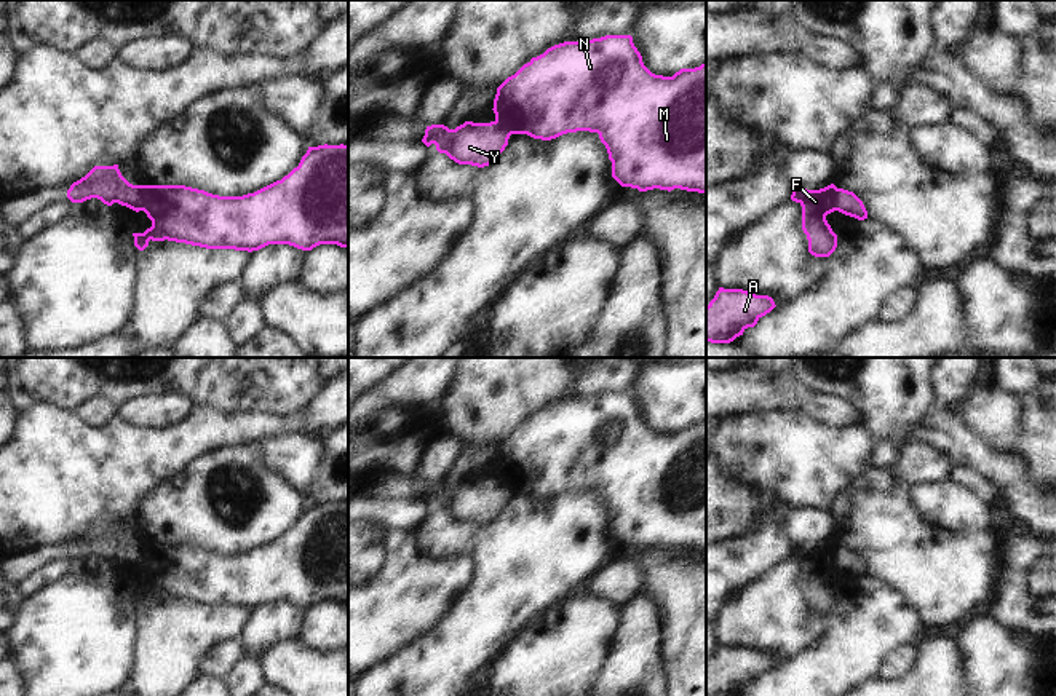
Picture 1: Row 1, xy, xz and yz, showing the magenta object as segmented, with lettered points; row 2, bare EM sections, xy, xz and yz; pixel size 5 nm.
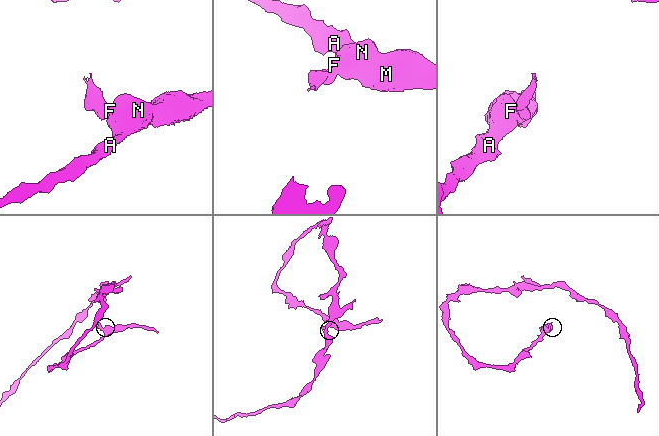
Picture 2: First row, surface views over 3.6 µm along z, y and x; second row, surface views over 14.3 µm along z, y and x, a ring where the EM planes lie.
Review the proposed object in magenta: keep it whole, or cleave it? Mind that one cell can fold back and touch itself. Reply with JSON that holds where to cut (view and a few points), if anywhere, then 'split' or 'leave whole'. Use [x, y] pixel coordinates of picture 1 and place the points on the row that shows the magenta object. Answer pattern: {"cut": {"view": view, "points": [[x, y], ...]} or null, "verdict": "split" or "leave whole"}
{"cut": {"view": "xy", "points": [[139, 185], [139, 193], [144, 200], [141, 209]]}, "verdict": "split"}

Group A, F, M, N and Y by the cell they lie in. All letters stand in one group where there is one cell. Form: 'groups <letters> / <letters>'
groups A F M N / Y

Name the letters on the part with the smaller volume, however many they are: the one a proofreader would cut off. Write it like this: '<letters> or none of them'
Y

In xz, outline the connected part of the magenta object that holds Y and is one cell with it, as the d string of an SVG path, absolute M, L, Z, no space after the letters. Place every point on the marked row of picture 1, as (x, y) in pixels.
M465 121L455 129L444 125L427 126L422 142L427 147L435 144L439 153L446 153L459 164L484 168L498 158L508 145L510 136L495 121Z

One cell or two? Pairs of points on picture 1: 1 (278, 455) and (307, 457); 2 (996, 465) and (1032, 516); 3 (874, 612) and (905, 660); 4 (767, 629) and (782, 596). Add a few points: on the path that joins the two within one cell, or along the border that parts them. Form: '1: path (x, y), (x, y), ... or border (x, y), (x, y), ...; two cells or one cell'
1: path (285, 455), (301, 457); one cell
2: path (1008, 478), (1029, 503); one cell
3: border (913, 645), (895, 648), (882, 661), (876, 676); two cells
4: path (770, 621), (777, 604); one cell

